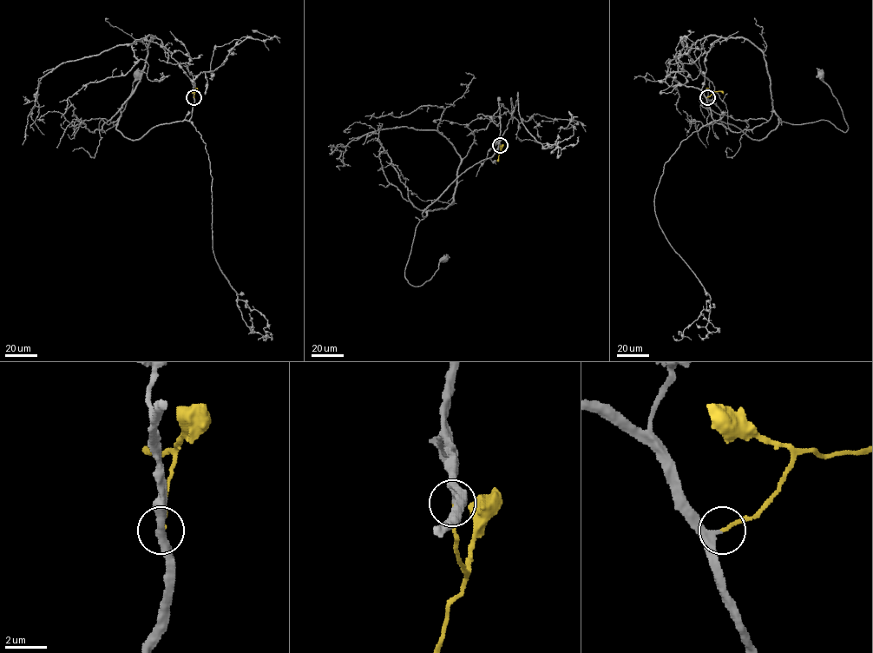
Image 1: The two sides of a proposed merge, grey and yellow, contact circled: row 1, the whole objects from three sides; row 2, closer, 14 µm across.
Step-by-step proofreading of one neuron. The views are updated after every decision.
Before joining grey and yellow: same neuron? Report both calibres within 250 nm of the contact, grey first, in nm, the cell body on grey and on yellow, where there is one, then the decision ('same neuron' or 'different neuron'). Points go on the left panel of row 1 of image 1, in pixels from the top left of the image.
calibres 240 and 170 nm; soma grey (138, 74); soma yellow none; same neuron

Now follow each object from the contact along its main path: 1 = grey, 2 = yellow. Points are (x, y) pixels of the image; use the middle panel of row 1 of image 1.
1: (500, 145), (491, 157), (462, 173), (423, 213), (404, 276), (408, 283), (422, 285), (443, 259)
2: (500, 145), (498, 161)

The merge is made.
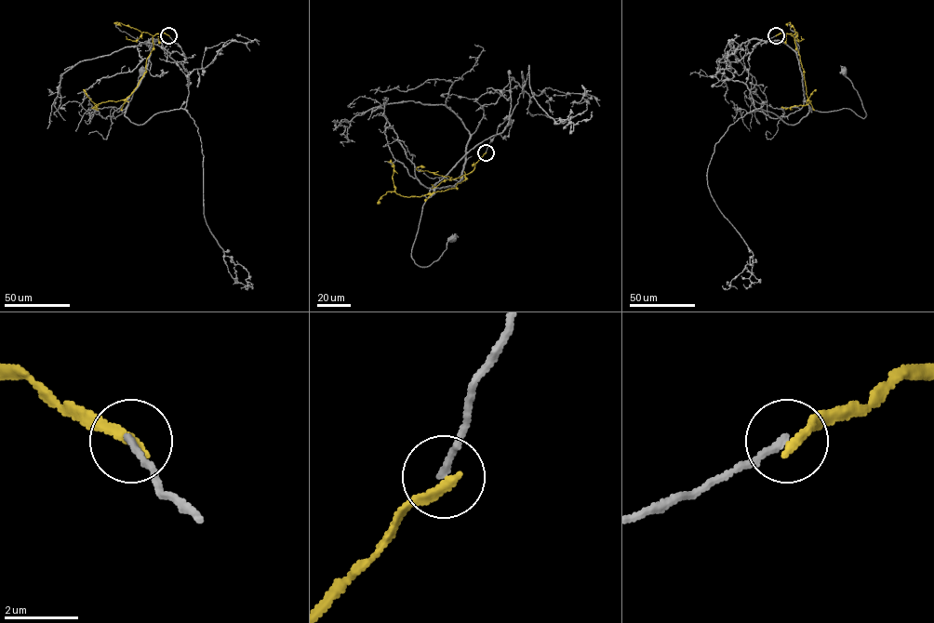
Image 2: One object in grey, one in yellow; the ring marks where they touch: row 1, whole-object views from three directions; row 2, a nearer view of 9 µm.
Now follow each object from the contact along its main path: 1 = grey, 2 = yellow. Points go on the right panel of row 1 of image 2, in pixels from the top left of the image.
1: (776, 35), (755, 45), (747, 60), (756, 108), (794, 125), (810, 107), (864, 118), (844, 71)
2: (776, 35), (781, 33), (793, 36), (804, 72), (807, 97), (811, 100), (806, 105), (782, 108)

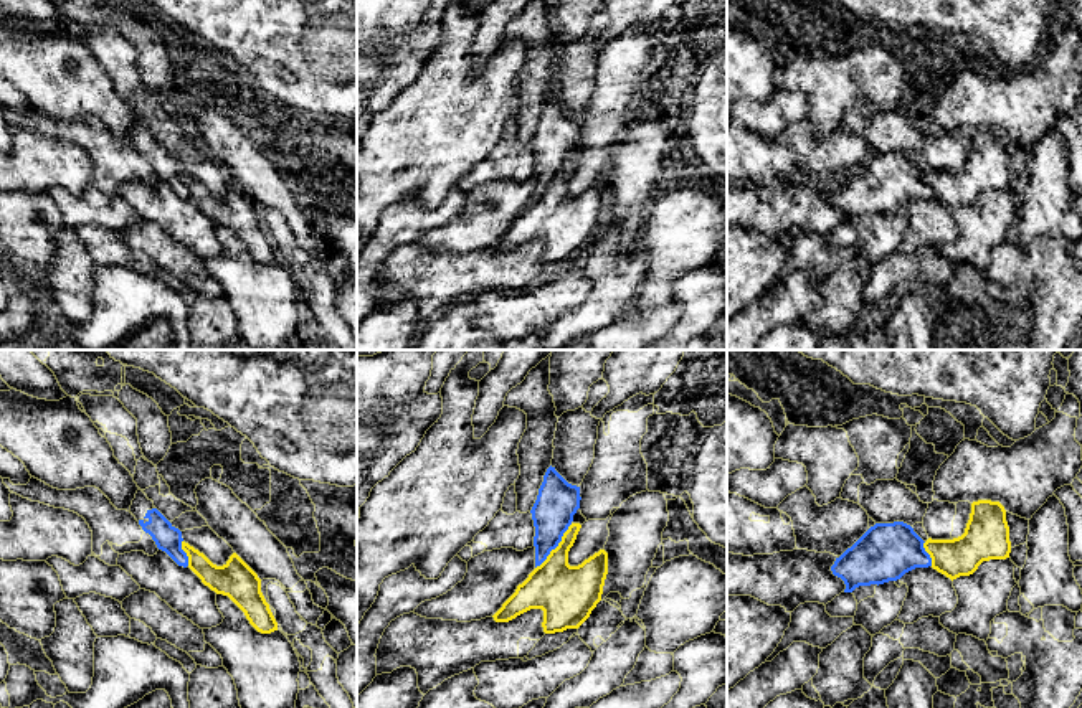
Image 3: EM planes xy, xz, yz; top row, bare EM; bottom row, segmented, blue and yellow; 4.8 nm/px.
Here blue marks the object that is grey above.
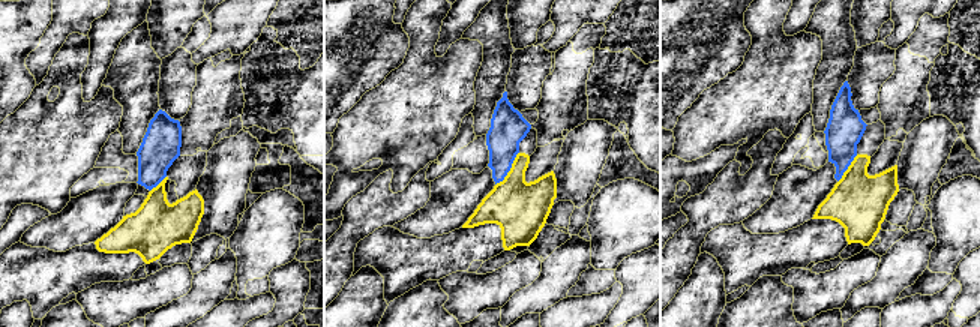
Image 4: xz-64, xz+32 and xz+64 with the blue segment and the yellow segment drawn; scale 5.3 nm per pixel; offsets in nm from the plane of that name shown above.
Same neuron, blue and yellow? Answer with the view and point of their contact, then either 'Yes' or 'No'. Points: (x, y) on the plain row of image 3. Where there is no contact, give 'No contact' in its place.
Touches blue at xz (555, 177). No

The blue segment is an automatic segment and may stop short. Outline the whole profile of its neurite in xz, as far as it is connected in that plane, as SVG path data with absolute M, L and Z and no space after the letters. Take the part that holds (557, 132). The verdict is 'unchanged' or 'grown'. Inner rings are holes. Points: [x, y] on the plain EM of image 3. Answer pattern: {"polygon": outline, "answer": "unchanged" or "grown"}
{"polygon": "M548 97L530 140L535 167L535 198L558 177L580 139L580 117L568 114L555 97Z", "answer": "unchanged"}

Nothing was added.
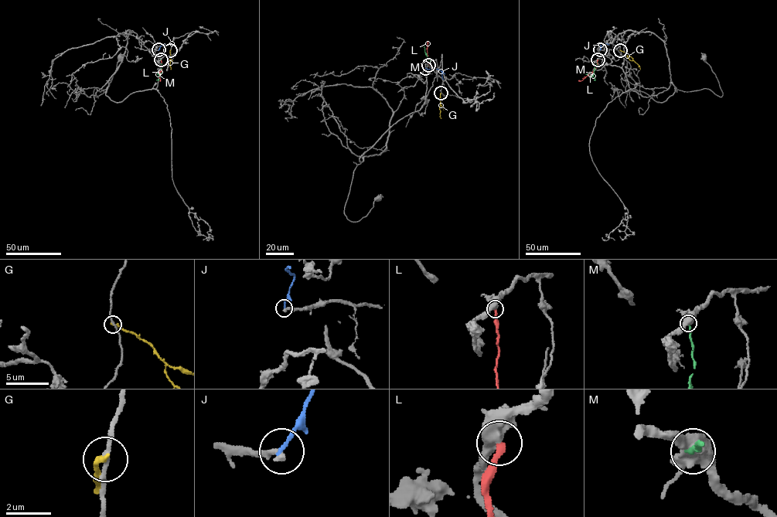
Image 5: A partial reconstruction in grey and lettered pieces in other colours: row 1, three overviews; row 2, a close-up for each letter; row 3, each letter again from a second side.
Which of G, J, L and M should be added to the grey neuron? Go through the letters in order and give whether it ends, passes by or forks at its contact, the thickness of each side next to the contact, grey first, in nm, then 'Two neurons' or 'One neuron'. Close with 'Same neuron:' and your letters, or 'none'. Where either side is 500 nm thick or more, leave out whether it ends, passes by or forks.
G: It ends there. Thickness 180 nm (grey) against 220 nm. Two neurons
J: It ends there. Thickness 280 nm (grey) against 160 nm. Two neurons
L: Thickness 500 nm (grey) against 260 nm. Two neurons
M: Thickness 600 nm (grey) against 200 nm. Two neurons
Same neuron: none

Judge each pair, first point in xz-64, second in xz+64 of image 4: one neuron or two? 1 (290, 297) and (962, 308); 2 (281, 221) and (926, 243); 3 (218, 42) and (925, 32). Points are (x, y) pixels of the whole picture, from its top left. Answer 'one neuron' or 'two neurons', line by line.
1: one neuron
2: two neurons
3: two neurons

